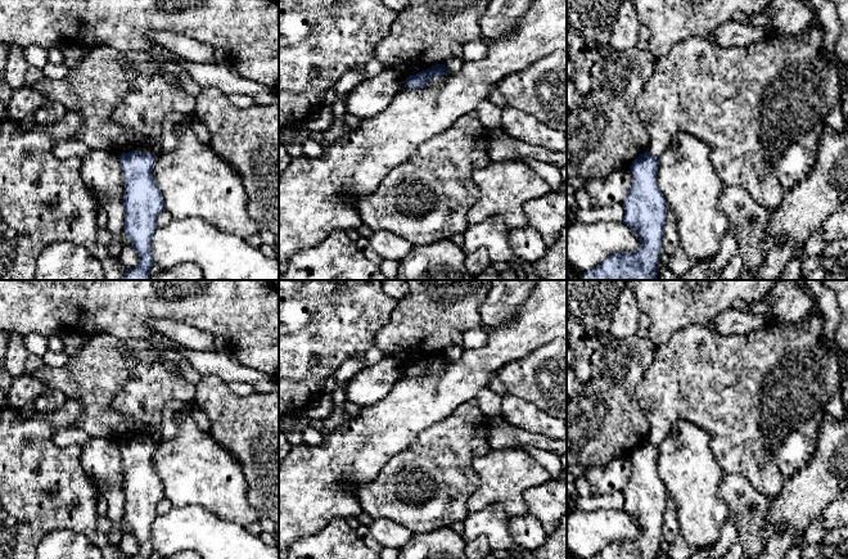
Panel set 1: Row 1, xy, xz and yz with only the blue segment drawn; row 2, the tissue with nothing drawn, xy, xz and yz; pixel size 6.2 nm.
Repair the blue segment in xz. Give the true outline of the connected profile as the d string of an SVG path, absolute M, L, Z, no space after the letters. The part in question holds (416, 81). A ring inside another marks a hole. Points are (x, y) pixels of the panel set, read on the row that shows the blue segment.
M436 64L423 72L419 72L416 75L407 77L405 81L405 87L406 89L427 87L427 84L433 77L443 77L443 76L447 76L446 66L445 64Z

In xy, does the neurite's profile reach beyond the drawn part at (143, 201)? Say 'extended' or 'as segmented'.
as segmented

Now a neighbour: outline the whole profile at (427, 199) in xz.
M472 112L437 134L409 162L389 171L371 194L356 199L362 225L373 233L396 234L414 245L434 244L463 234L469 227L466 215L481 195L472 175L492 162L490 132Z

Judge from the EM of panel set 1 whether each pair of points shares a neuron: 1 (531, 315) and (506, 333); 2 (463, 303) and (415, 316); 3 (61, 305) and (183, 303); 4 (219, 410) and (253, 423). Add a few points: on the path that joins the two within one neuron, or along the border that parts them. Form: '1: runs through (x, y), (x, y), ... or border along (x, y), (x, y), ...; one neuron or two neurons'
1: runs through (524, 321), (513, 333); one neuron
2: runs through (451, 306), (437, 306), (427, 316); one neuron
3: runs through (91, 303), (152, 303); one neuron
4: runs through (228, 414), (237, 423), (244, 423); one neuron

